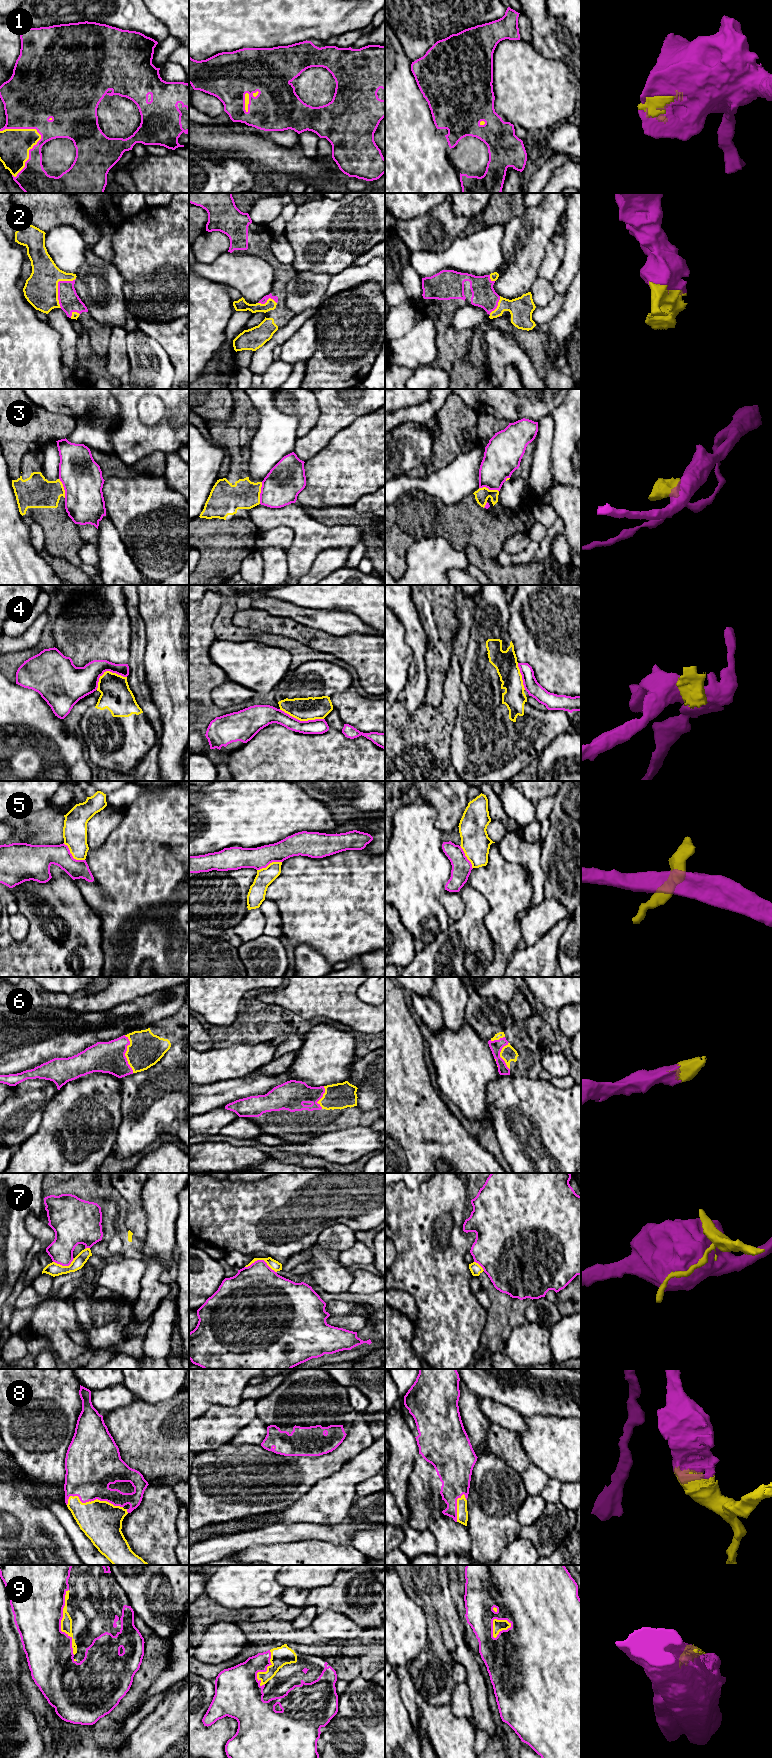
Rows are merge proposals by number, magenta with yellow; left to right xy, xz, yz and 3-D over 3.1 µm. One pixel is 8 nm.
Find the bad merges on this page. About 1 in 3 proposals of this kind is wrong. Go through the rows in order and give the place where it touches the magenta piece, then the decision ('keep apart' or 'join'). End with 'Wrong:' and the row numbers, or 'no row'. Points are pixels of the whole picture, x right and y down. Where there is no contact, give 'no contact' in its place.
1: xy (29, 153) | join
2: xy (58, 286) | join
3: xz (260, 493) | keep apart
4: xz (301, 721) | keep apart
5: xy (71, 855) | keep apart
6: xy (124, 1054) | join
7: xz (261, 1260) | keep apart
8: xy (92, 1500) | join
9: xy (60, 1623) | join
Wrong: 3, 4, 5, 7

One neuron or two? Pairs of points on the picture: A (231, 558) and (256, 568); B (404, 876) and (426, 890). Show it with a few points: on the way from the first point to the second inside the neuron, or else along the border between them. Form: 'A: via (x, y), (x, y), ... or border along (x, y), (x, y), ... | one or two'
A: border along (255, 550), (242, 561), (238, 571) | two
B: via (409, 876), (412, 876), (421, 885) | one

